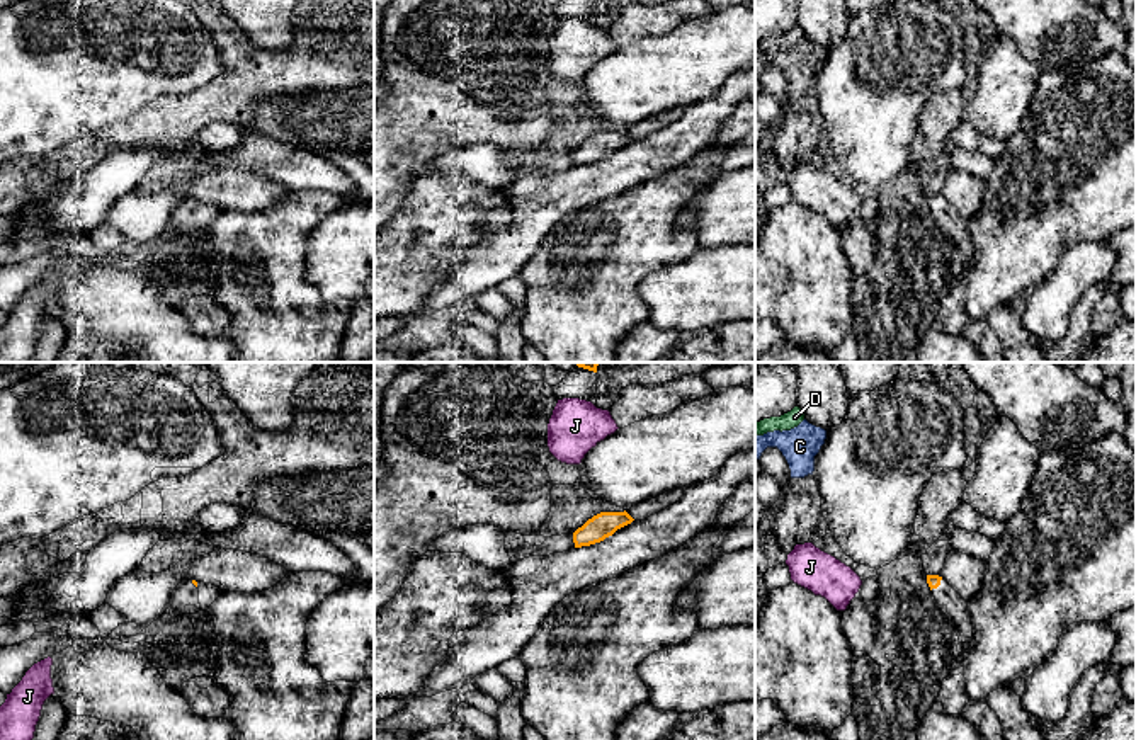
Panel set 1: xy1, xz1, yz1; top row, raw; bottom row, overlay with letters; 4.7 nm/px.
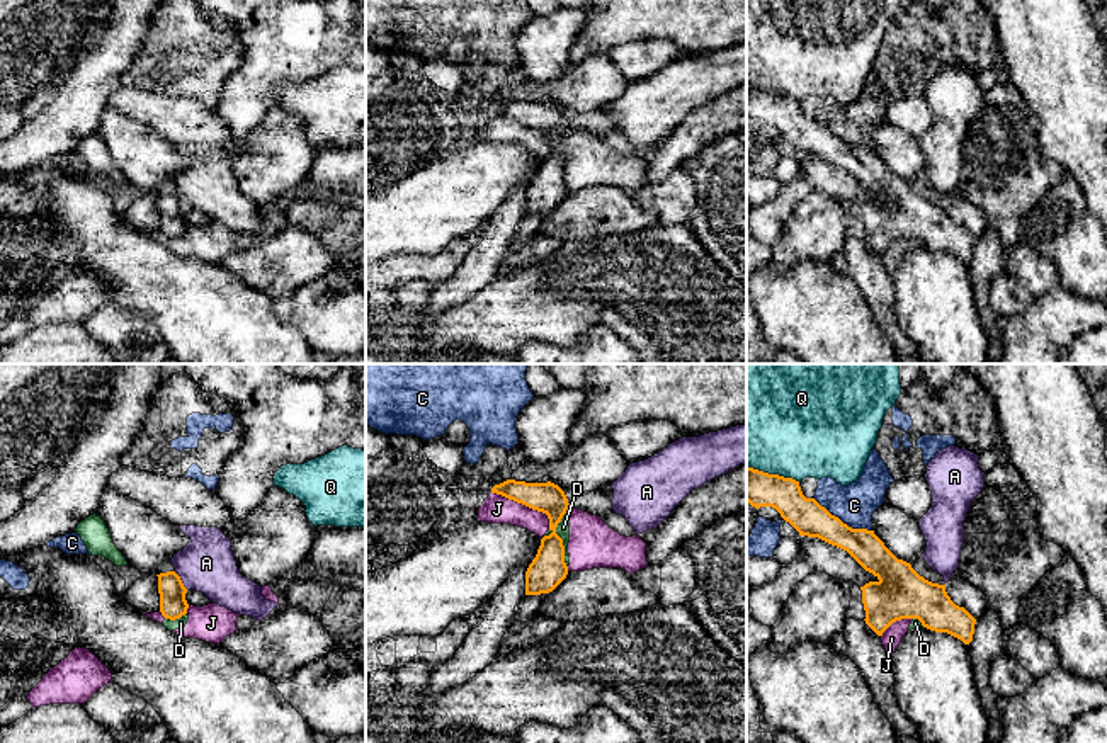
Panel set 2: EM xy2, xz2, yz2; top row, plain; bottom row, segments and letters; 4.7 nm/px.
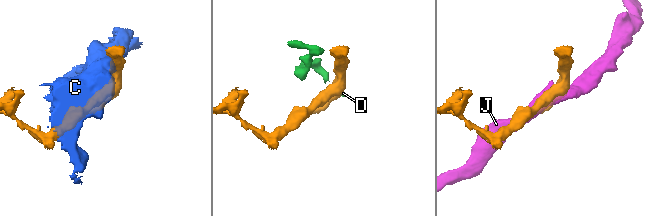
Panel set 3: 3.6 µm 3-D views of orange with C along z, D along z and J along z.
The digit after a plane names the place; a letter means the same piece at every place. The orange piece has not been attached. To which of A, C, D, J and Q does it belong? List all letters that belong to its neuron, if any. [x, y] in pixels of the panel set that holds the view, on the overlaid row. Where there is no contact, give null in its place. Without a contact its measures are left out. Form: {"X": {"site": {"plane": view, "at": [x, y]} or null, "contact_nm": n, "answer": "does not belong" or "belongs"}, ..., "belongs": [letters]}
{"A": {"site": {"plane": "xy2", "at": [181, 580]}, "contact_nm": 110, "answer": "does not belong"}, "C": {"site": {"plane": "yz2", "at": [840, 521]}, "contact_nm": 320, "answer": "does not belong"}, "D": {"site": {"plane": "xz2", "at": [560, 538]}, "contact_nm": 280, "answer": "does not belong"}, "J": {"site": {"plane": "xz2", "at": [526, 505]}, "contact_nm": 340, "answer": "does not belong"}, "Q": {"site": {"plane": "yz2", "at": [772, 475]}, "contact_nm": 260, "answer": "does not belong"}, "belongs": []}

